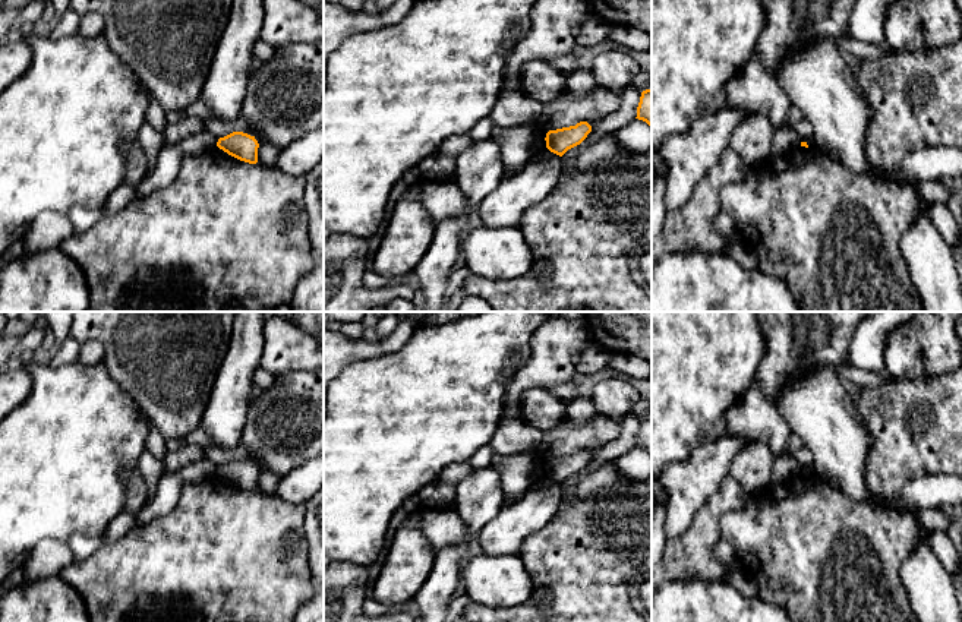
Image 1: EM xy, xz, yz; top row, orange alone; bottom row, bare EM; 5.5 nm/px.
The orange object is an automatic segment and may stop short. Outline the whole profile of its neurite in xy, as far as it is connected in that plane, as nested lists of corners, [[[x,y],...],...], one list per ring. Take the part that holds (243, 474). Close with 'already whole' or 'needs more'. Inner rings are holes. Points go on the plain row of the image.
[[[233,460],[224,465],[220,465],[217,474],[240,489],[249,492],[258,490],[259,471],[255,464],[247,461]]]; already whole

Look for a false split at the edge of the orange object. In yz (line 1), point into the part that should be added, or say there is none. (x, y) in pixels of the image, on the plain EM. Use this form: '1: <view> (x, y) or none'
1: none

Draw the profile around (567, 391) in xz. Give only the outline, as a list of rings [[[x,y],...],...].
[[[568,381],[565,383],[561,383],[558,386],[549,388],[548,389],[551,394],[555,397],[565,400],[565,401],[573,401],[577,397],[577,389],[574,381]]]

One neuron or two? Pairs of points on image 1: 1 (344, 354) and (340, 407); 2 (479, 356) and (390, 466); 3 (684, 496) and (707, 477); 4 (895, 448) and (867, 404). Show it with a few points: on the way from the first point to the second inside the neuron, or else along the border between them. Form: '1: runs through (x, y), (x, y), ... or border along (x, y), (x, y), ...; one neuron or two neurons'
1: border along (375, 356), (347, 363), (338, 375); two neurons
2: runs through (456, 384), (401, 438); one neuron
3: runs through (690, 491), (702, 479); one neuron
4: runs through (895, 438), (895, 432), (877, 414); one neuron

